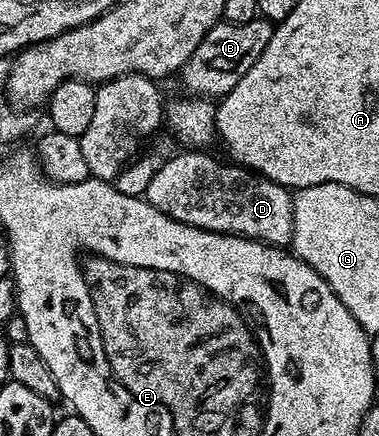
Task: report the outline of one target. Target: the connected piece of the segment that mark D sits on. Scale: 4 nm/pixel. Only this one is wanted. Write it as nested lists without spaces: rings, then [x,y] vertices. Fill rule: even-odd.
[[[187,149],[183,155],[173,155],[158,166],[157,172],[145,190],[144,199],[164,215],[175,221],[214,231],[224,235],[241,235],[245,239],[257,239],[260,243],[272,243],[274,247],[285,247],[293,241],[293,196],[290,188],[281,187],[266,175],[248,170],[232,162],[220,163],[213,155],[205,155],[201,149]]]

